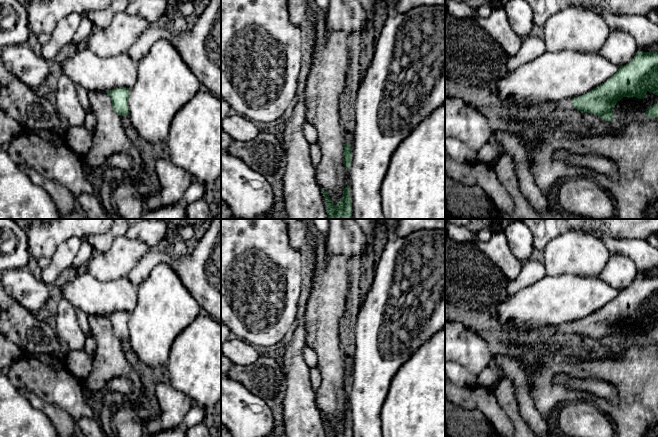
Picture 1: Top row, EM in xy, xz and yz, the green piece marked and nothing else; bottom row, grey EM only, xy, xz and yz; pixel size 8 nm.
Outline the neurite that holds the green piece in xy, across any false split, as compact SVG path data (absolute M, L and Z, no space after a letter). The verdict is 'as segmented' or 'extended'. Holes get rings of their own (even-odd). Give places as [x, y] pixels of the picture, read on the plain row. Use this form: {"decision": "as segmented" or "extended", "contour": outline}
{"decision": "as segmented", "contour": "M119 311L106 317L110 320L112 324L112 331L114 335L120 340L128 339L128 323L130 319L130 314L126 311Z"}

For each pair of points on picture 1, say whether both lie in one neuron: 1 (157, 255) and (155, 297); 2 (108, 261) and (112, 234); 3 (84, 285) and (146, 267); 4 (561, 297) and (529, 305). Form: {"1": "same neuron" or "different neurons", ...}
{"1": "different neurons", "2": "different neurons", "3": "different neurons", "4": "same neuron"}

